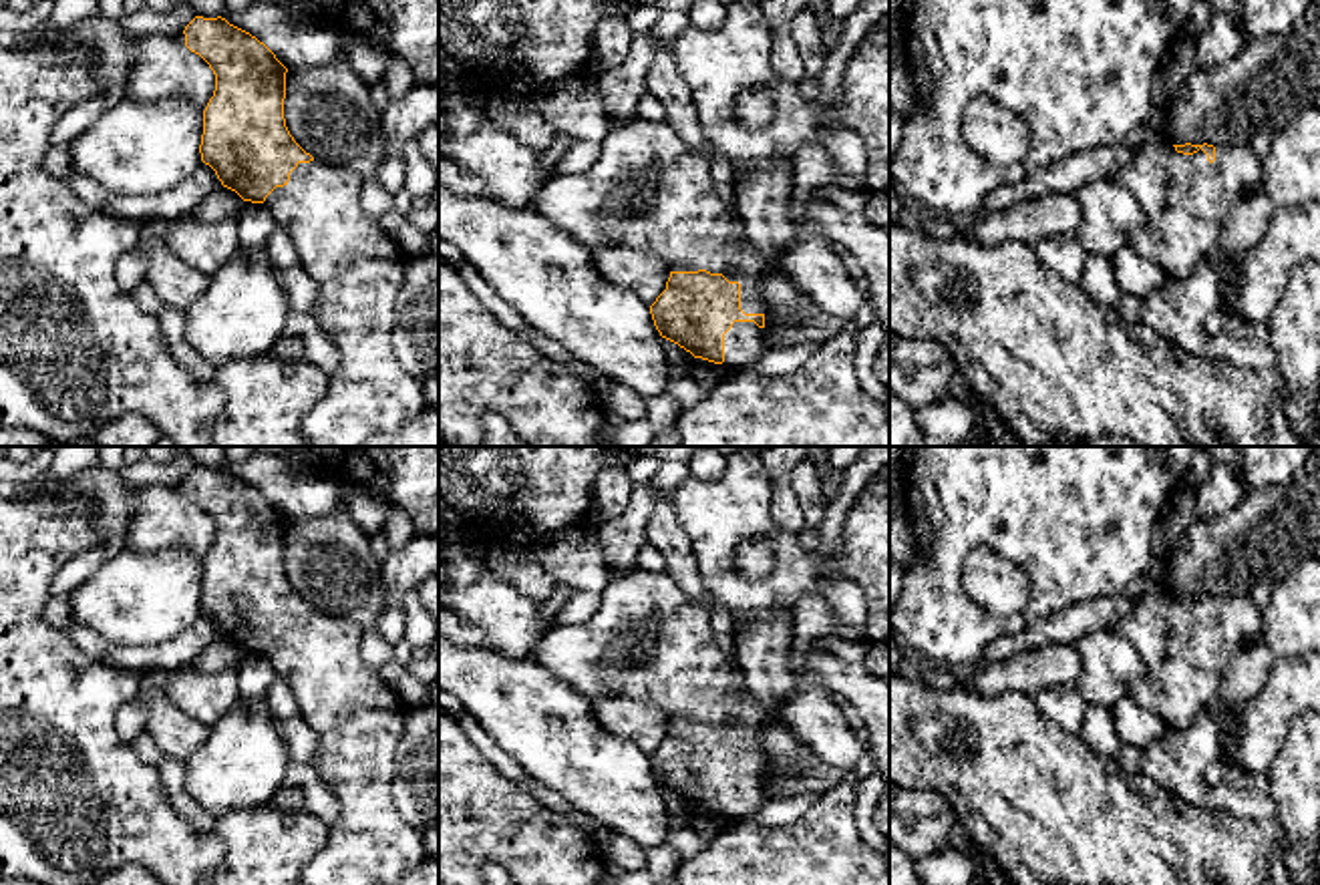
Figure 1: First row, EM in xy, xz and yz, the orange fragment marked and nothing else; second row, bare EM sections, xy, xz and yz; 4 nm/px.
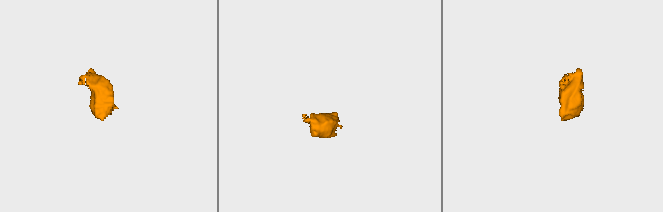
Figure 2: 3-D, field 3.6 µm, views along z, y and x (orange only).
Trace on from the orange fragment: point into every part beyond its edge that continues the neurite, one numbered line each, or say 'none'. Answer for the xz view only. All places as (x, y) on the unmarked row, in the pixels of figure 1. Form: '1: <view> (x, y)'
1: xz (648, 642)

